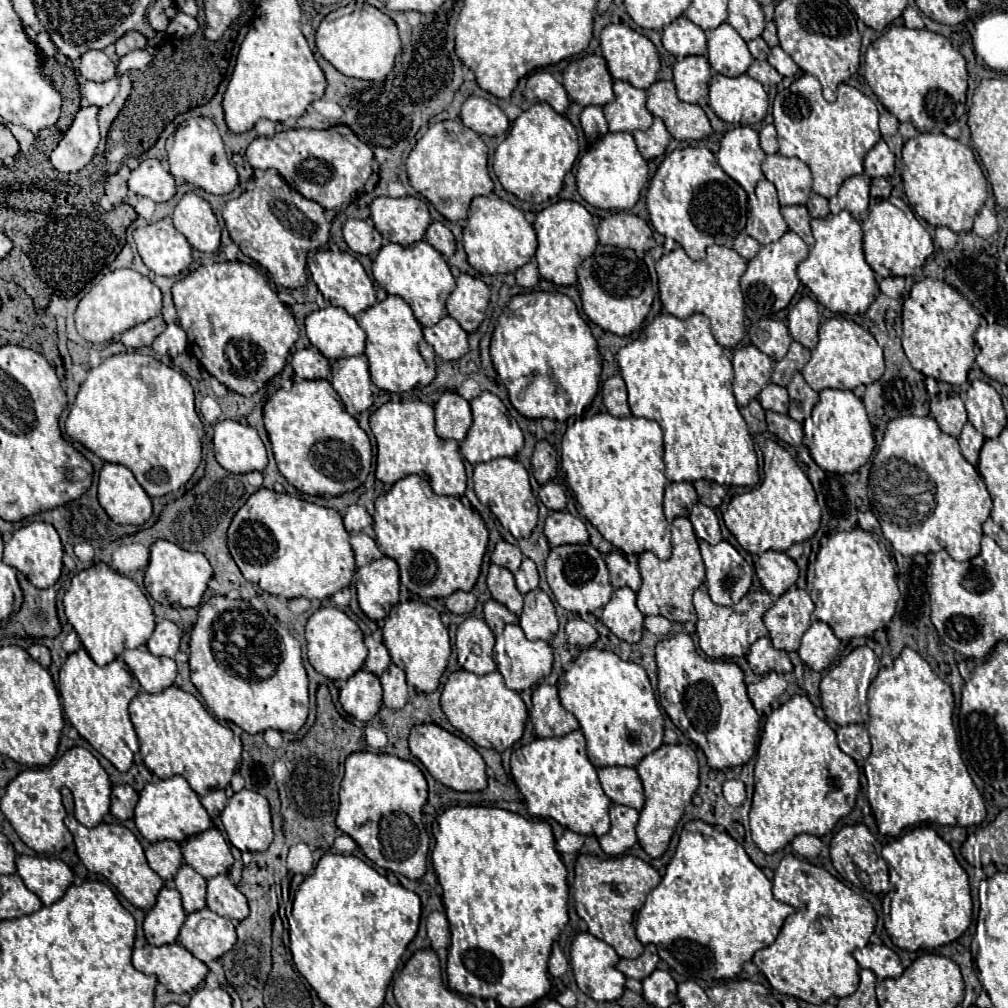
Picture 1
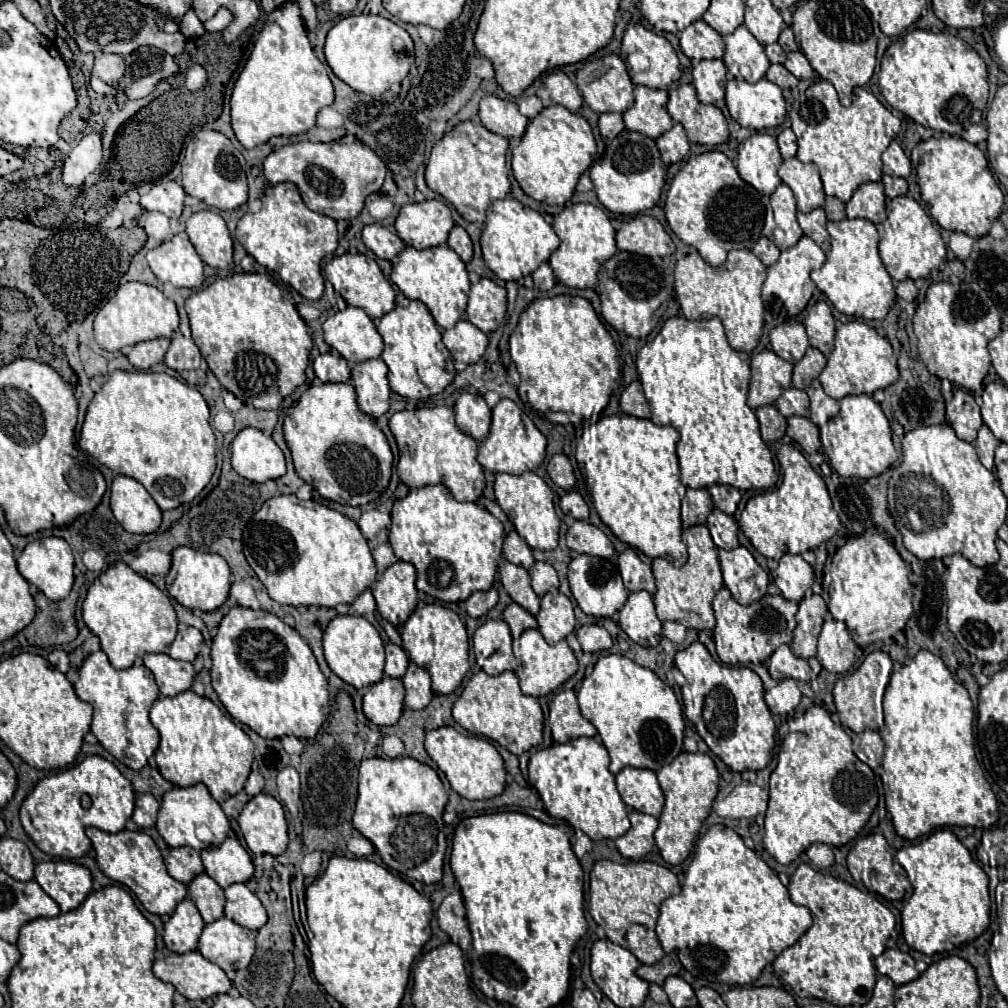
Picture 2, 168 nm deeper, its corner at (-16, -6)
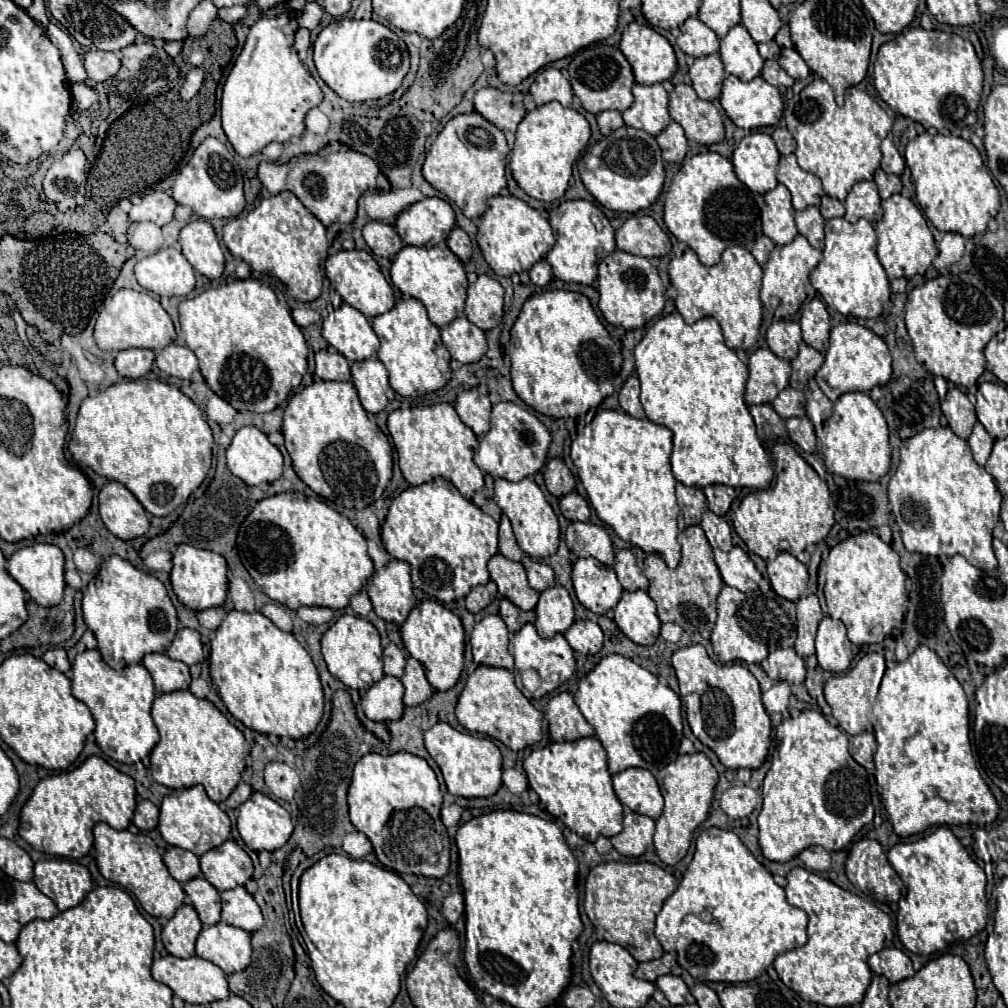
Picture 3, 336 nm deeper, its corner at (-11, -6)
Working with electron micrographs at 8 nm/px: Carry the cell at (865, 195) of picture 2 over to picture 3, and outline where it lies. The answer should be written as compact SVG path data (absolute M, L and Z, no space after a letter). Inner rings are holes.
M863 180L855 184L845 198L845 208L847 208L845 220L849 222L857 222L859 218L877 222L883 216L881 198L877 194L877 184L873 180Z

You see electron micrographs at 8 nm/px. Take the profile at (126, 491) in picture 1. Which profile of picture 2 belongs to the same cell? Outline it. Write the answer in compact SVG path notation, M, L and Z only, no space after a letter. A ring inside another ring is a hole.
M116 476L112 482L110 508L116 520L132 534L152 534L162 524L162 510L146 488L128 476Z

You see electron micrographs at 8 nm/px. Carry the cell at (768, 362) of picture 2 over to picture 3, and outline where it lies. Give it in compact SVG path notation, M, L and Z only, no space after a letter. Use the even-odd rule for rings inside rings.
M759 348L749 356L749 380L745 390L745 402L769 404L775 396L789 386L791 364L775 356L769 348Z

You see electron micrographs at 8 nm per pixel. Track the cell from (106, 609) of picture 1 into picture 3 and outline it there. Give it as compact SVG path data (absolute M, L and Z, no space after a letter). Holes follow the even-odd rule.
M111 556L109 560L105 560L101 564L101 570L97 572L97 576L89 582L89 586L83 594L83 618L99 642L99 652L103 654L103 660L115 670L141 662L145 654L165 652L169 648L171 640L175 638L175 632L179 630L177 610L167 594L167 588L153 574L137 570L131 562L127 562L119 556Z

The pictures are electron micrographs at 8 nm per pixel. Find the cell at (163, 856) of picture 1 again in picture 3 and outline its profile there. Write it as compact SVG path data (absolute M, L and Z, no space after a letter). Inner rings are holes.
M169 848L163 854L163 862L169 870L169 874L177 880L177 882L189 882L191 878L201 876L201 868L199 868L199 858L183 848Z

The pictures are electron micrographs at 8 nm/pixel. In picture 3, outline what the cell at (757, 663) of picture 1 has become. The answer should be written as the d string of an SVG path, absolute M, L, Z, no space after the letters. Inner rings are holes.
M779 648L767 658L767 676L773 680L785 680L789 684L801 684L805 680L805 660L793 648Z

